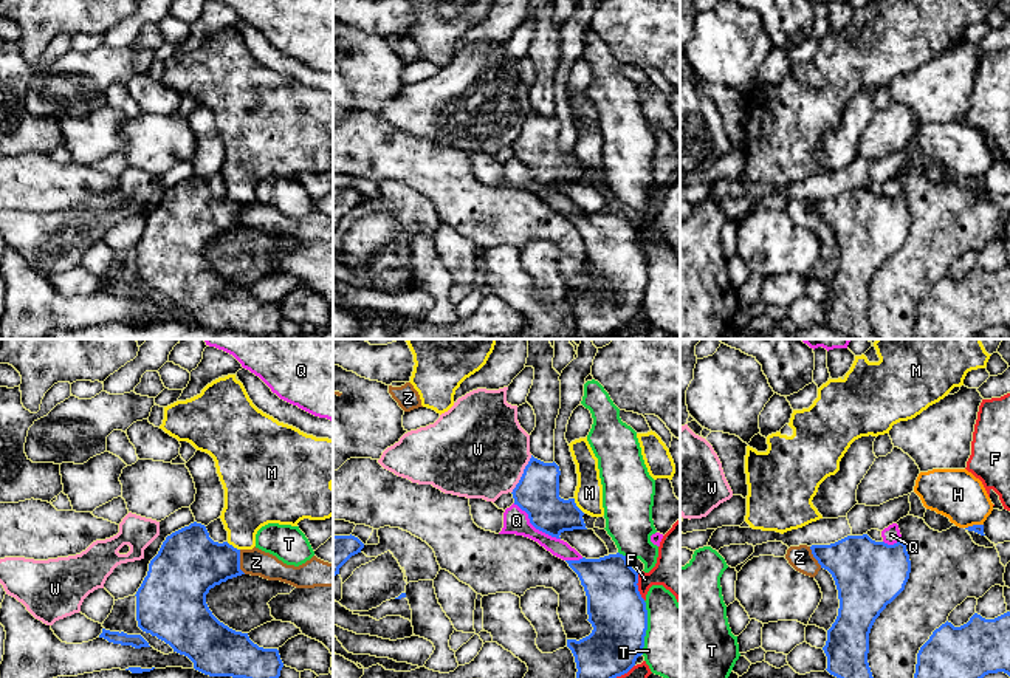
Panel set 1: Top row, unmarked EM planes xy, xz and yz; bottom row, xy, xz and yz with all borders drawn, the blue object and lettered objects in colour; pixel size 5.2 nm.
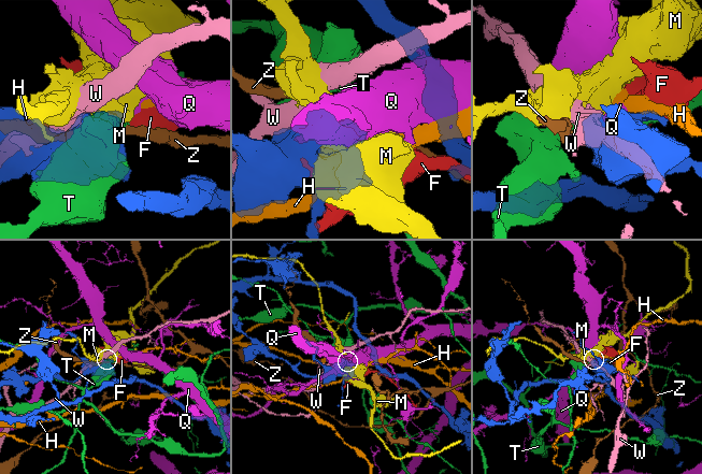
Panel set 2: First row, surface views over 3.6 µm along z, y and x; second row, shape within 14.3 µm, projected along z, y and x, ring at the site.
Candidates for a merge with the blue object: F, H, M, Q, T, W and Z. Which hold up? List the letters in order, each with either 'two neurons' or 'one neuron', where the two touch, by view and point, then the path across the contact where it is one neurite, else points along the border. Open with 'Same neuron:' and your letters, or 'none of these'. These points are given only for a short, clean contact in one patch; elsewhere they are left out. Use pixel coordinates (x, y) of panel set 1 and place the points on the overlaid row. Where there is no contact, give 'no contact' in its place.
Same neuron: none of these
F: two neurons | xz (637, 585)
H: two neurons | yz (973, 525)
M: two neurons | xz (575, 505)
Q: two neurons | xz (535, 527)
T: two neurons | xz (646, 627)
W: two neurons | xz (522, 474)
Z: two neurons | xy (239, 562)

